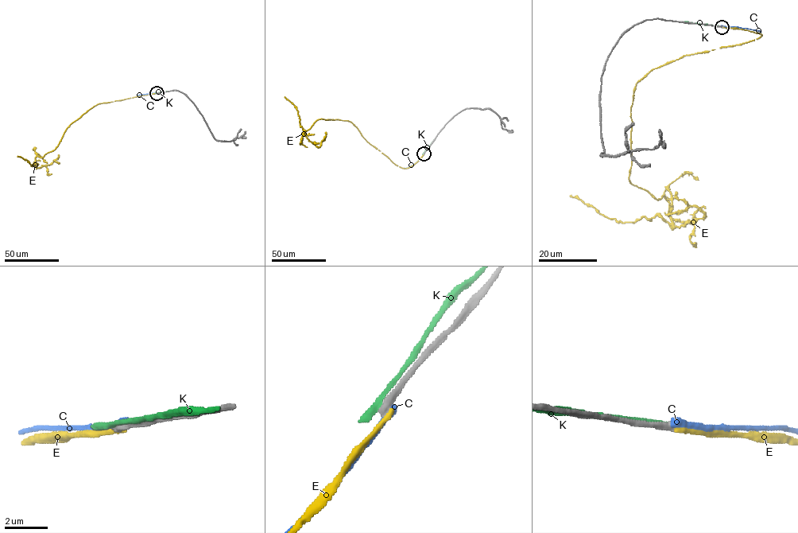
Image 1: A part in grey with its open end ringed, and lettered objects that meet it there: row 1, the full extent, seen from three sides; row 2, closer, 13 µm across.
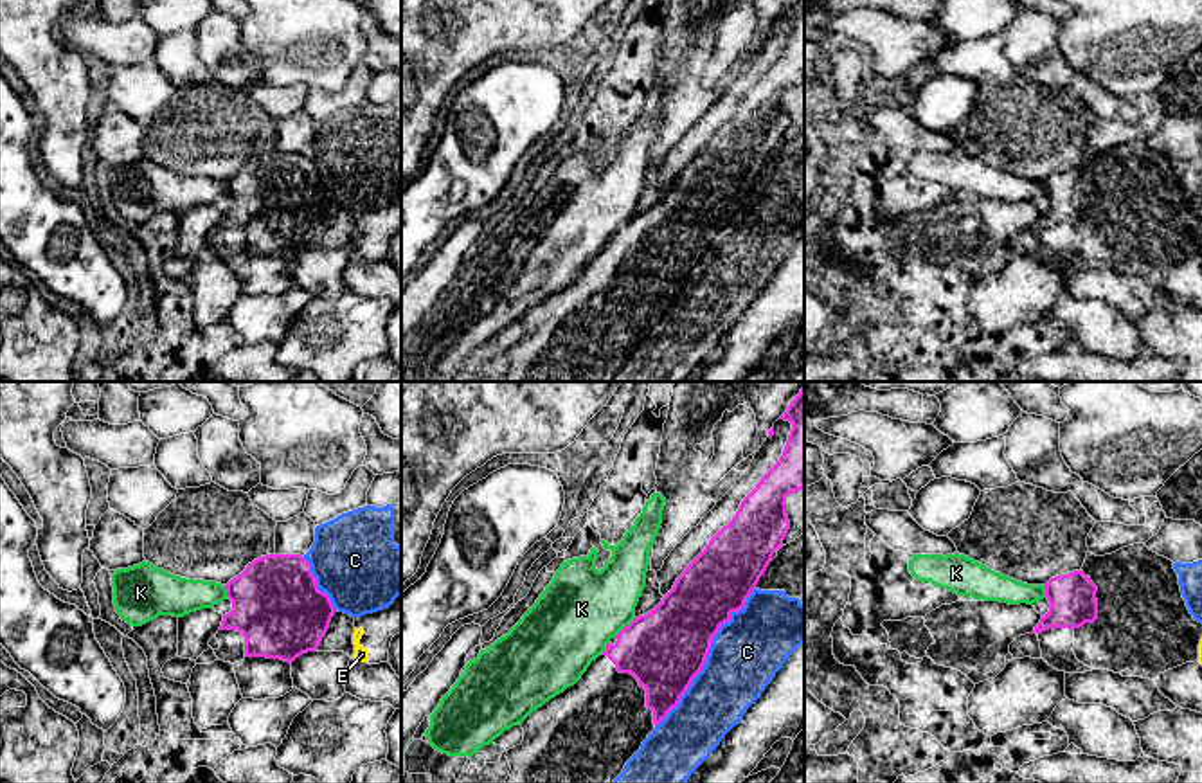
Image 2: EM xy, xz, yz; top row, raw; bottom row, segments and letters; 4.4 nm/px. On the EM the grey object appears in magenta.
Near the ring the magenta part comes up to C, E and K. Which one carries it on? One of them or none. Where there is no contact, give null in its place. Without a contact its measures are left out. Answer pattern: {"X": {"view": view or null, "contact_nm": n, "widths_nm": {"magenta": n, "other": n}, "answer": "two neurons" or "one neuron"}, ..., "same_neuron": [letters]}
{"C": {"view": "xz", "contact_nm": 750, "widths_nm": {"magenta": 360, "other": 320}, "answer": "two neurons"}, "E": {"view": null, "answer": "two neurons"}, "K": {"view": "xz", "contact_nm": 130, "widths_nm": {"magenta": 360, "other": 380}, "answer": "two neurons"}, "same_neuron": []}

